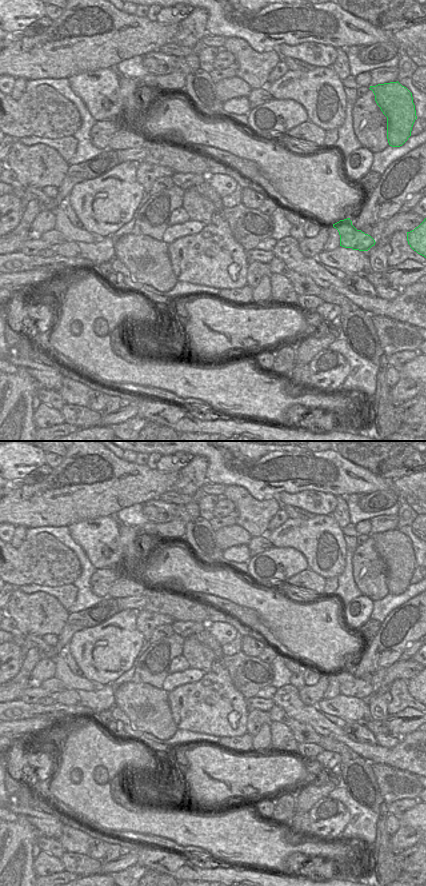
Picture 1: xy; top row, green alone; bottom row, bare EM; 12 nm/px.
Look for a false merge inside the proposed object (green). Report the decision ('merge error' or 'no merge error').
merge error

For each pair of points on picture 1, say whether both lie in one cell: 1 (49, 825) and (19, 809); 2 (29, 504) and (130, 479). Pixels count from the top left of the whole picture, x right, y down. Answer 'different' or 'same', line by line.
1: same
2: same

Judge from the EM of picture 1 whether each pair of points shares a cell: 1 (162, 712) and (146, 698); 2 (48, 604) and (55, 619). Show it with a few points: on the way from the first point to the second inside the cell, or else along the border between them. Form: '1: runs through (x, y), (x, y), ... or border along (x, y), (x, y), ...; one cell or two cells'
1: runs through (158, 710), (150, 702); one cell
2: runs through (48, 608), (48, 612), (51, 615); one cell

